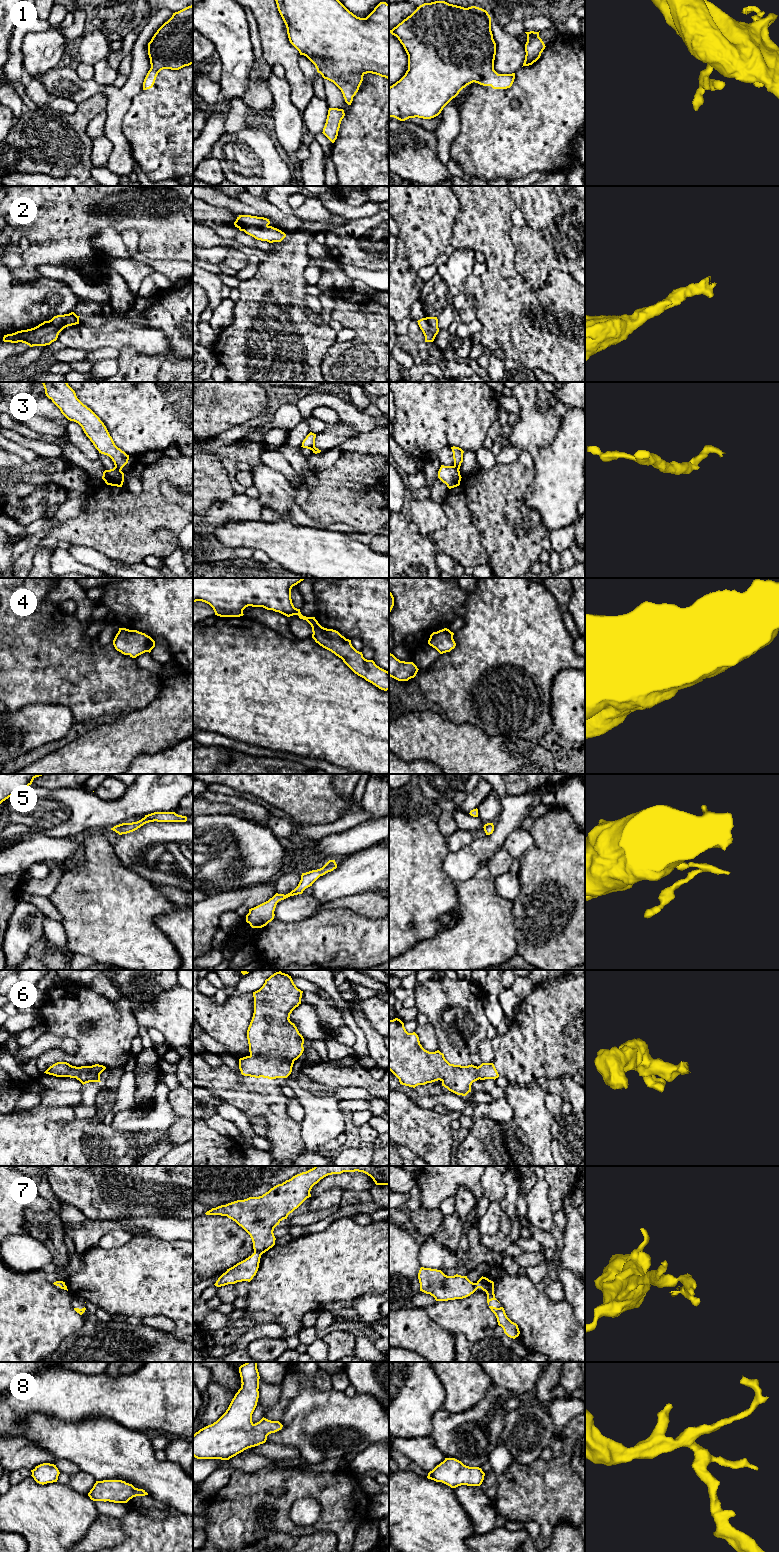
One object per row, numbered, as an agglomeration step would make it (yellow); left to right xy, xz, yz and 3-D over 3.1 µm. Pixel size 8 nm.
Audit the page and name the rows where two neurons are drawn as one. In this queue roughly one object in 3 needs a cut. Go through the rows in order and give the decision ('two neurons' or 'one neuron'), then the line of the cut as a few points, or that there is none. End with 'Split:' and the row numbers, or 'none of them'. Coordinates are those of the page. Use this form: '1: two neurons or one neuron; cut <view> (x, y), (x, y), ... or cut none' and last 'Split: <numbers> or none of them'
1: one neuron; cut none
2: one neuron; cut none
3: two neurons; cut xy (115, 465), (120, 470)
4: one neuron; cut none
5: one neuron; cut none
6: one neuron; cut none
7: two neurons; cut xz (254, 1251), (260, 1255)
8: one neuron; cut none
Split: 3, 7

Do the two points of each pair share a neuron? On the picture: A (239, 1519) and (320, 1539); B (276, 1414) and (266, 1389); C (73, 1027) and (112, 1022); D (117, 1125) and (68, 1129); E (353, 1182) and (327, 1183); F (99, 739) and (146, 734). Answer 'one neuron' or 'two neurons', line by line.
A: two neurons
B: two neurons
C: one neuron
D: two neurons
E: one neuron
F: one neuron

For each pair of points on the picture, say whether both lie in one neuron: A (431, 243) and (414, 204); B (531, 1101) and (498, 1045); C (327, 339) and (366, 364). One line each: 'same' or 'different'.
A: same
B: different
C: different

